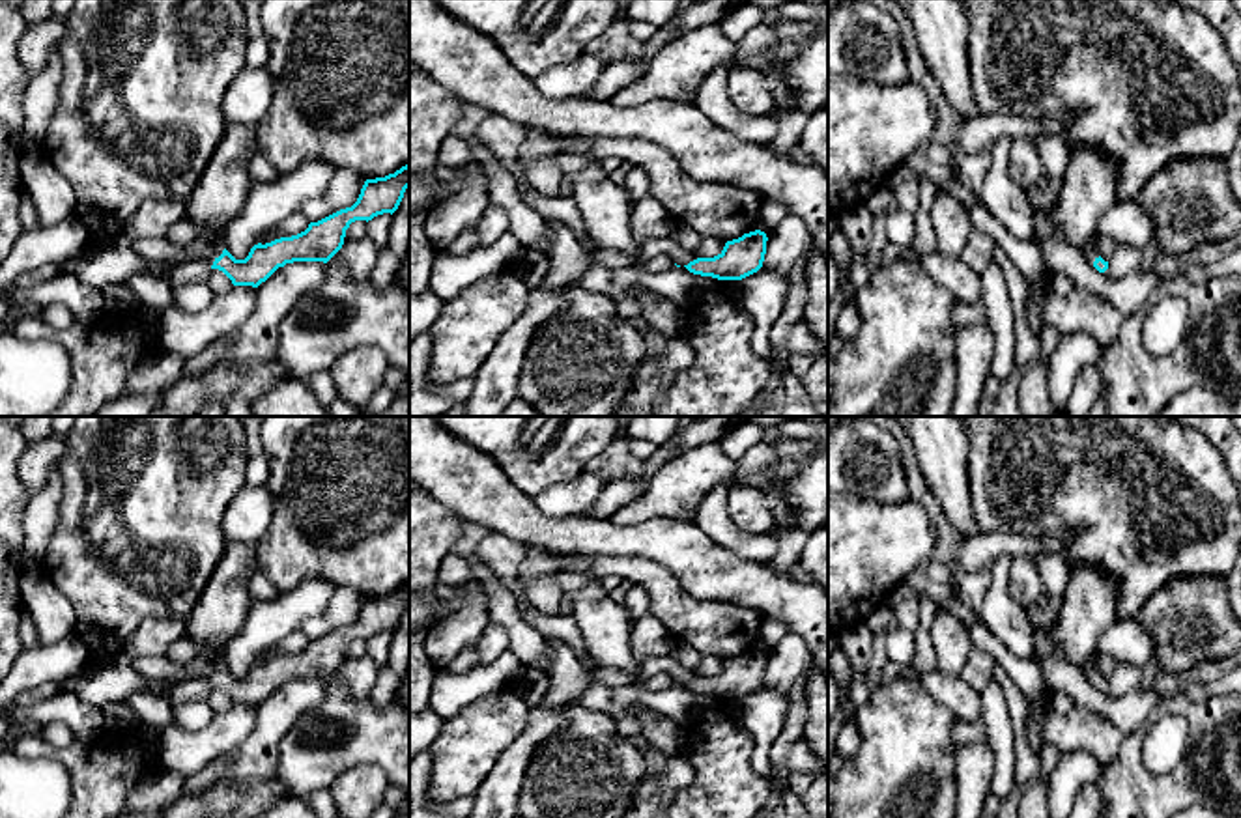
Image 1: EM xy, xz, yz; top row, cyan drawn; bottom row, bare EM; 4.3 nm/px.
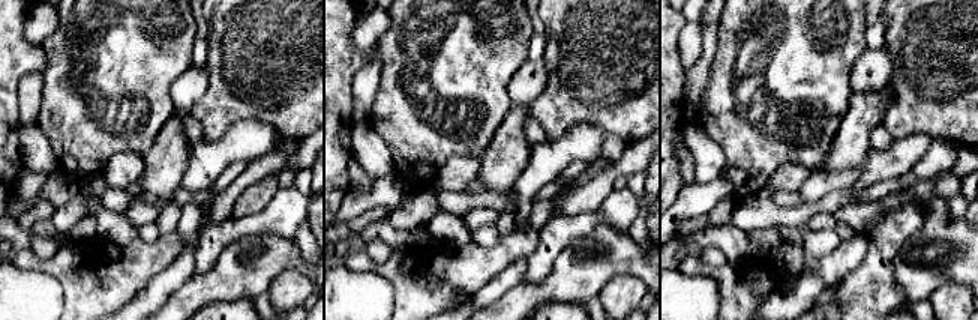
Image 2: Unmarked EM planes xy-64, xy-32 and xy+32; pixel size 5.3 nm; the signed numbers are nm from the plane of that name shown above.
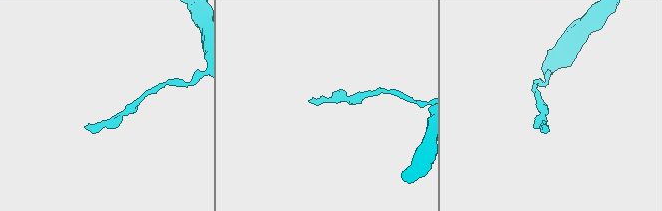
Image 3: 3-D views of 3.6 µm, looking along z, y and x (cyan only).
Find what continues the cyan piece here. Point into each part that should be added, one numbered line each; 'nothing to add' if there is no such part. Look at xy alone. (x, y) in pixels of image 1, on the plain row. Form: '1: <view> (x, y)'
1: xy (154, 669)

